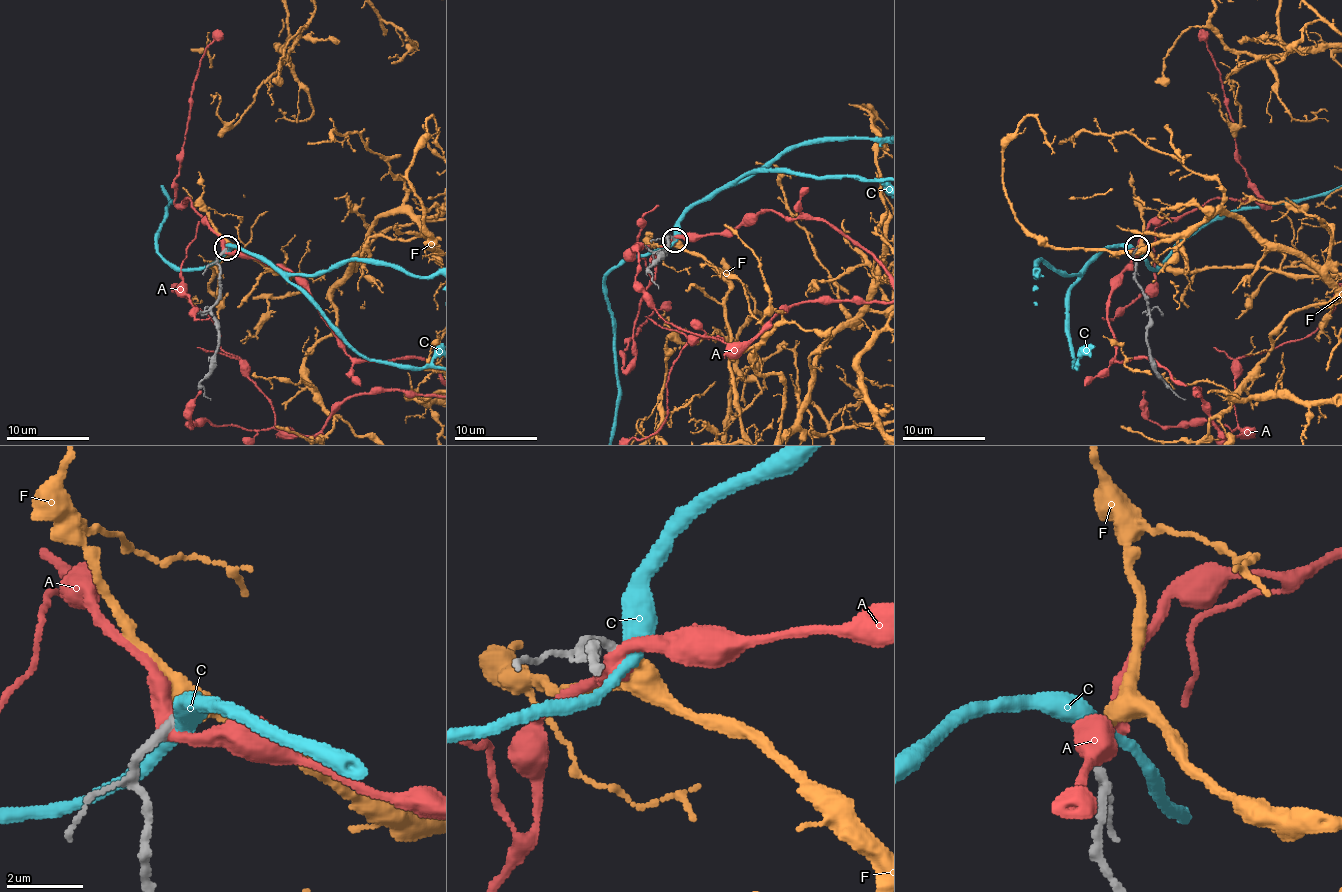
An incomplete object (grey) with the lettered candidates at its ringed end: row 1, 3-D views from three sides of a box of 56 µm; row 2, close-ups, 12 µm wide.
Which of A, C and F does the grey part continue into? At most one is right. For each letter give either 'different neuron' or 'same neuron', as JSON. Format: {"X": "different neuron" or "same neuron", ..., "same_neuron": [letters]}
{"A": "different neuron", "C": "different neuron", "F": "same neuron", "same_neuron": ["F"]}

